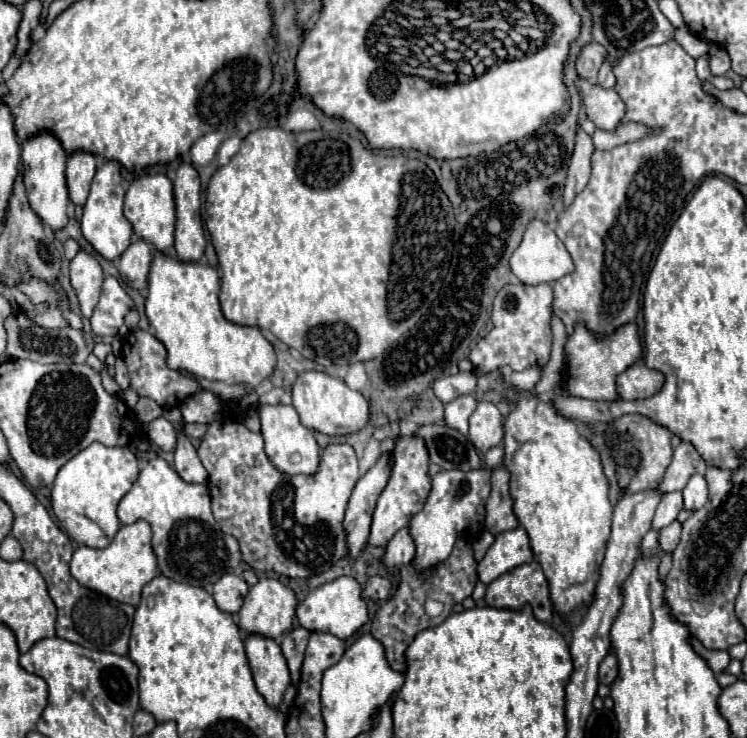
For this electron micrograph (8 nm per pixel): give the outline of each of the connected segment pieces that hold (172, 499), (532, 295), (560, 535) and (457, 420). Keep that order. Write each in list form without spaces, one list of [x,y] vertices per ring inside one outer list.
[[[155,457],[139,473],[131,491],[121,499],[117,517],[123,525],[147,521],[153,529],[153,551],[159,571],[185,585],[215,585],[225,573],[241,563],[241,551],[235,537],[223,533],[211,513],[211,497],[207,485],[185,483],[165,459]]]
[[[547,283],[541,285],[505,285],[493,301],[493,331],[479,339],[469,359],[475,371],[493,371],[509,365],[513,371],[521,371],[533,365],[547,365],[551,353],[551,303],[553,289]]]
[[[515,391],[511,397],[507,397],[507,405],[509,415],[503,421],[503,449],[505,467],[511,473],[511,495],[515,499],[513,509],[519,525],[529,535],[533,553],[539,557],[557,611],[567,615],[593,597],[595,585],[599,581],[613,515],[613,505],[607,497],[609,483],[603,475],[597,449],[593,449],[589,439],[579,433],[575,421],[561,417],[557,409],[553,409],[551,401],[541,401],[533,391]]]
[[[463,395],[445,405],[445,423],[459,433],[467,433],[467,419],[475,411],[475,397]]]

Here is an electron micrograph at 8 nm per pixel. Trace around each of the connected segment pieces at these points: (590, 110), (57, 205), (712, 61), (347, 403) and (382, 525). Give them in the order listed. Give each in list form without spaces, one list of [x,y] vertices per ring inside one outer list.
[[[577,77],[575,85],[587,109],[587,117],[595,123],[595,127],[613,131],[625,115],[625,103],[621,97],[613,89],[605,89],[583,77]]]
[[[41,133],[23,143],[21,153],[21,175],[27,189],[29,205],[33,205],[33,211],[37,217],[41,217],[41,223],[49,225],[53,231],[59,231],[67,225],[67,183],[65,183],[65,163],[67,155],[61,147],[61,143],[51,133]]]
[[[707,43],[707,45],[709,45],[709,65],[711,65],[711,73],[713,75],[725,75],[731,69],[729,55],[719,45],[713,45],[713,43]]]
[[[305,371],[297,377],[293,383],[293,407],[297,409],[305,427],[329,437],[357,433],[369,423],[367,399],[359,391],[349,389],[341,379],[319,371]]]
[[[415,435],[397,437],[395,449],[393,449],[391,477],[377,501],[375,513],[373,513],[373,525],[371,525],[371,537],[369,537],[371,545],[383,547],[399,529],[409,525],[413,515],[417,515],[423,509],[423,505],[429,497],[429,489],[431,489],[429,463],[431,461],[429,461],[429,451],[425,449],[425,441],[421,441]]]

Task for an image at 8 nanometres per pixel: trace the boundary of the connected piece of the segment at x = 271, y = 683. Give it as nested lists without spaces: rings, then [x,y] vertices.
[[[249,635],[245,639],[245,651],[257,691],[267,705],[279,707],[283,693],[289,687],[289,669],[279,643],[259,635]]]

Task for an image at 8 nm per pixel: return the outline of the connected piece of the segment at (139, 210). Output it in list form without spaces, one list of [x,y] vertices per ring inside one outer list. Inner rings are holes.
[[[141,175],[137,177],[125,195],[125,217],[133,225],[133,231],[161,253],[171,253],[175,231],[175,203],[173,185],[165,175]]]

